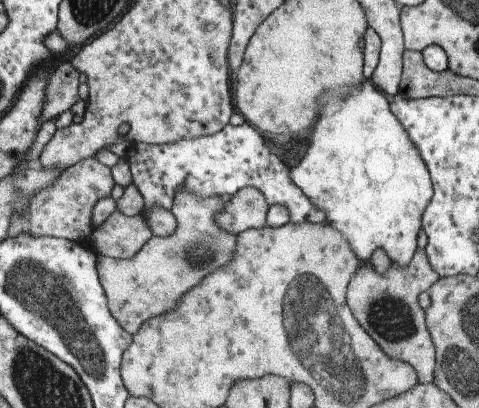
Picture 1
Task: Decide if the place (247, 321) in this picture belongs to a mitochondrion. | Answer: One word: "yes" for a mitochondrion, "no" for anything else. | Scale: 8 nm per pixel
no

